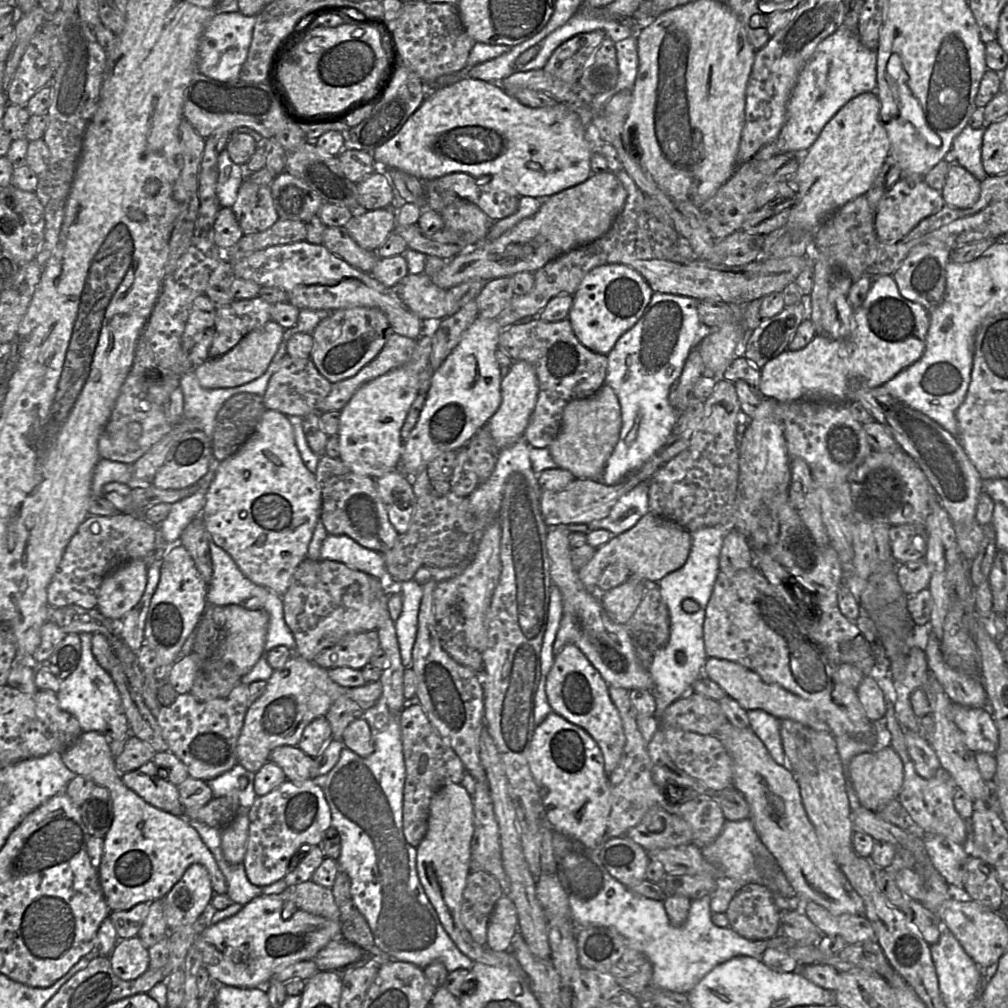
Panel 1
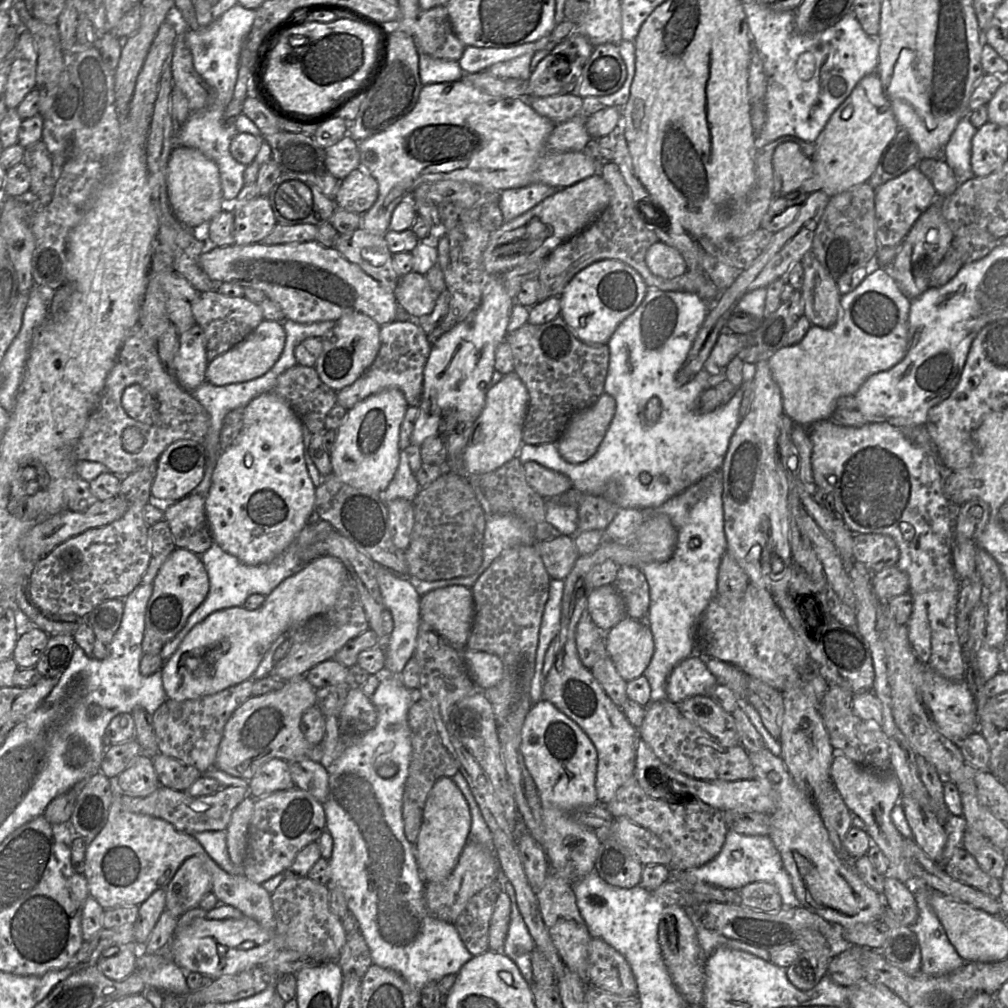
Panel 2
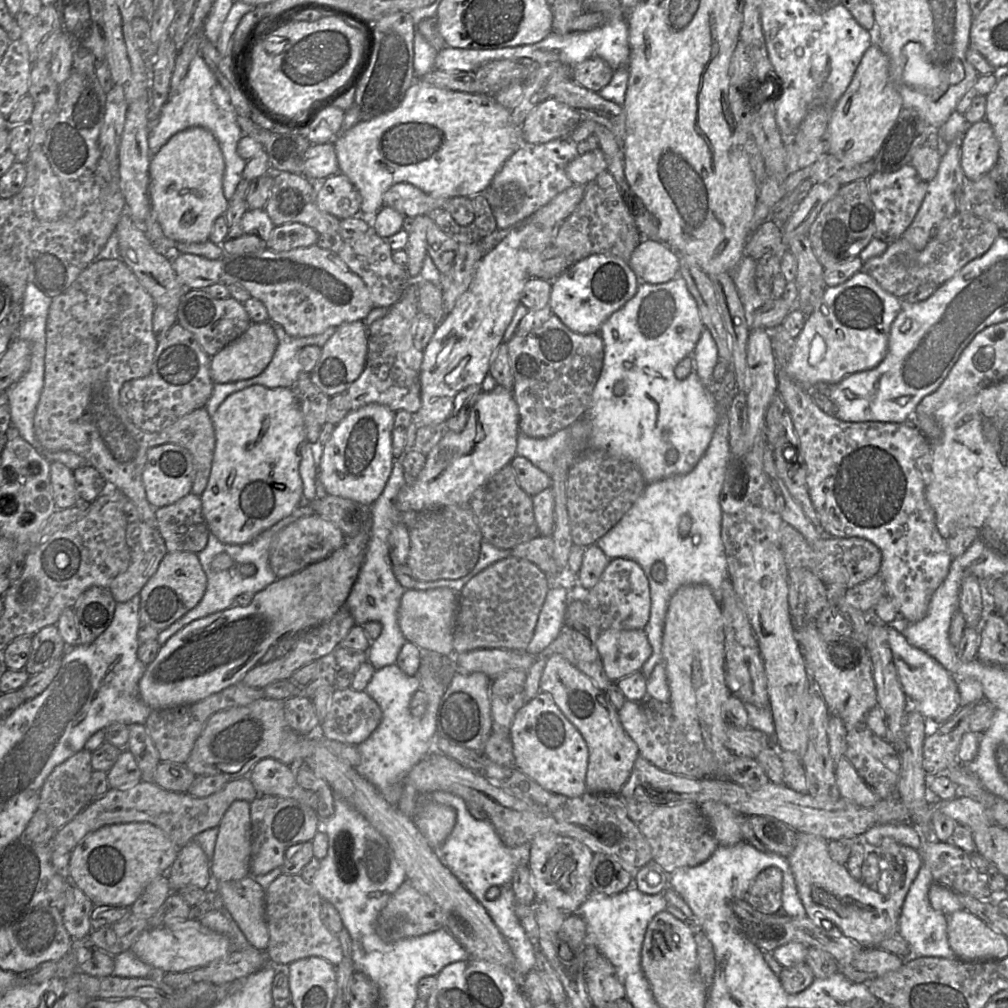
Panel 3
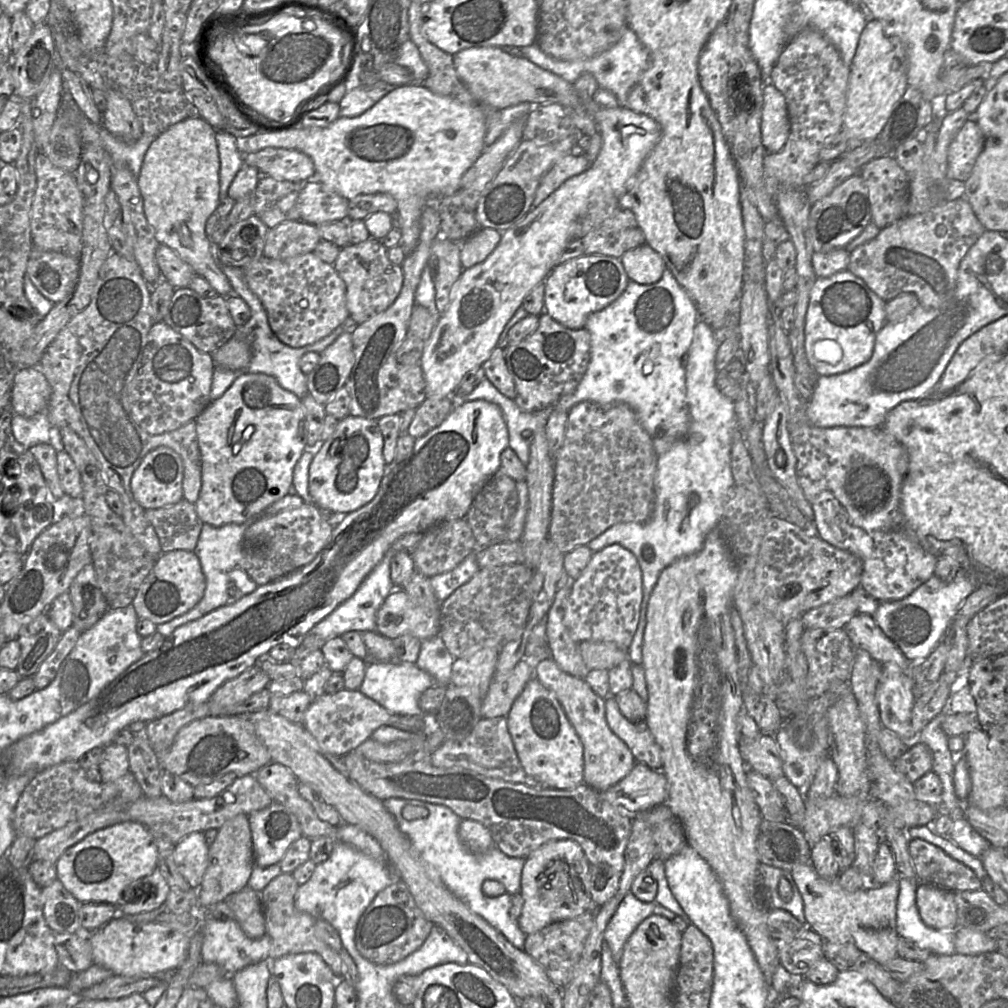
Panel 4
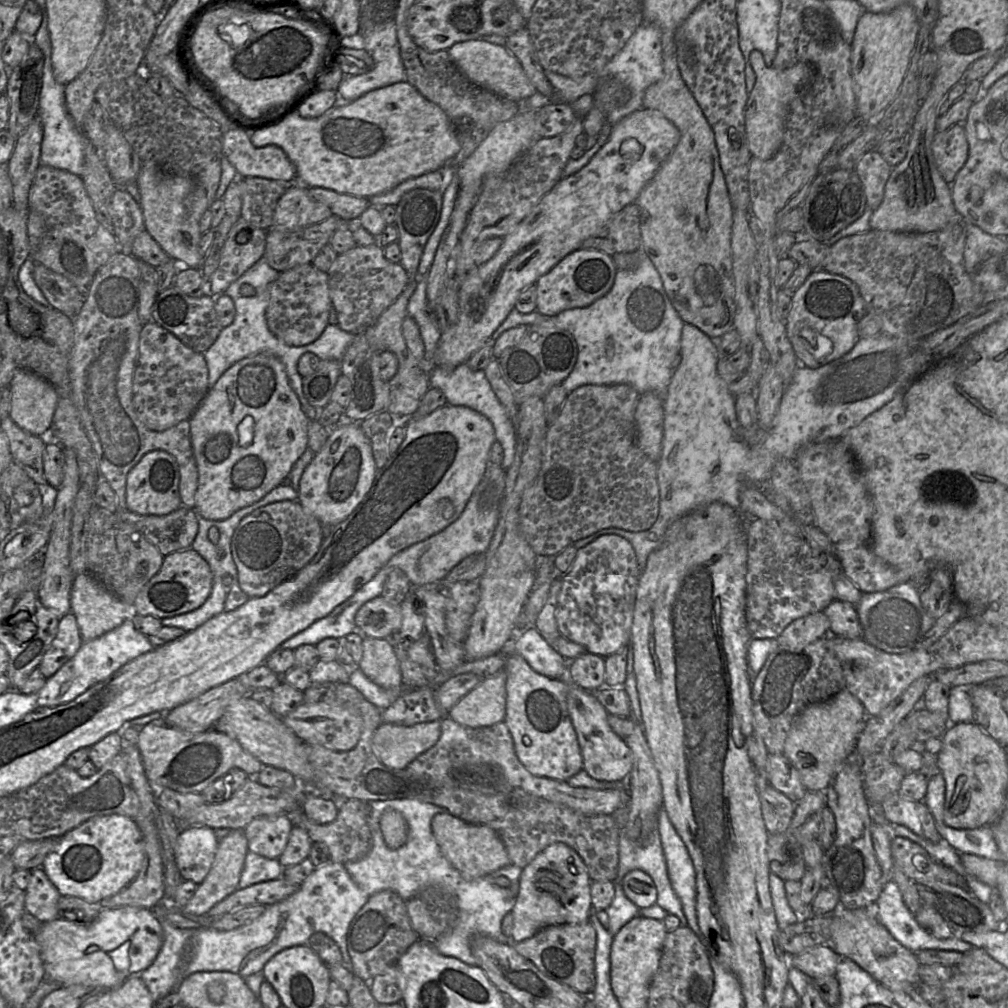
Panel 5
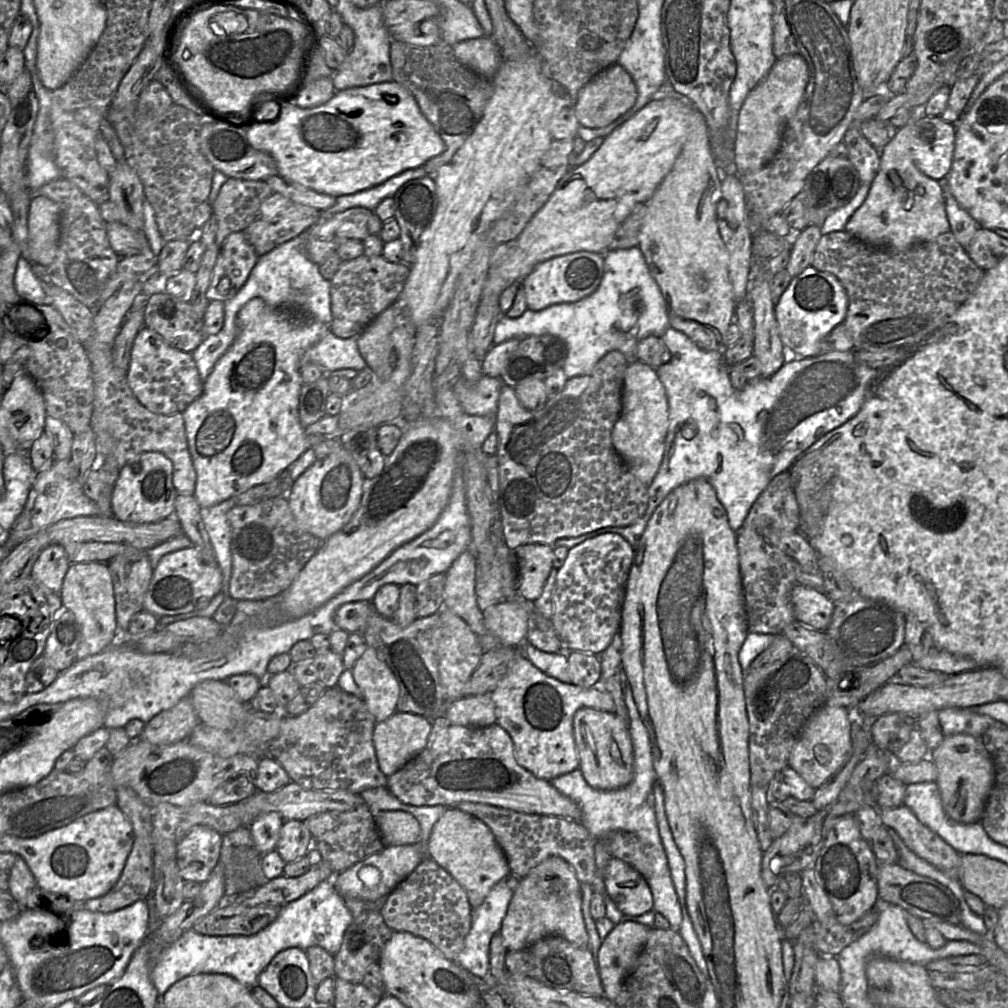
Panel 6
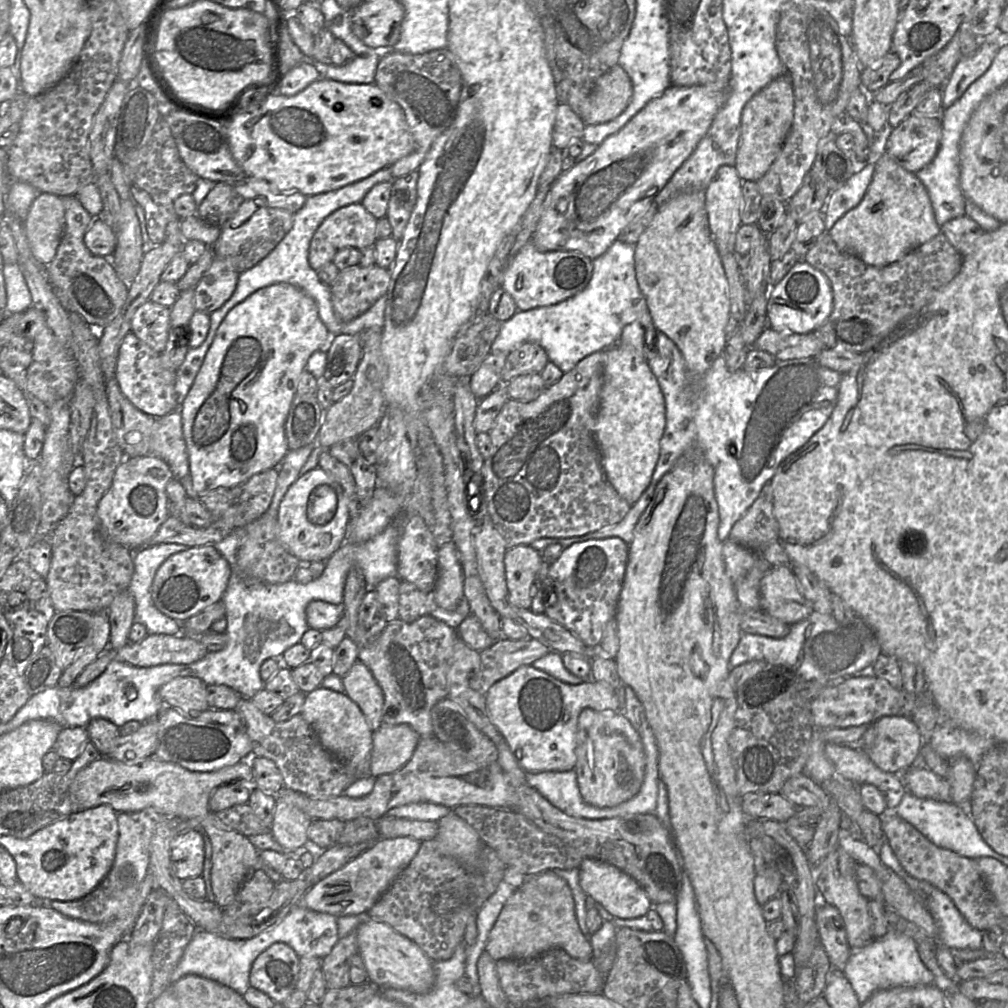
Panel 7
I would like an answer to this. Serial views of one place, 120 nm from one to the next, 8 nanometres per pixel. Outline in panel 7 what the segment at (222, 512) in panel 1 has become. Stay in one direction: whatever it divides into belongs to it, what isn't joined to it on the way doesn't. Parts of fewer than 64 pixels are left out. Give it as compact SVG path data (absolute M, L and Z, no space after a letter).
M287 283L272 284L258 289L242 302L235 305L227 313L217 328L213 342L205 355L192 387L179 407L179 412L182 417L182 431L188 452L189 475L192 480L193 489L198 495L217 488L237 486L255 474L270 468L279 467L289 452L285 434L285 424L292 401L297 392L300 376L305 370L309 357L317 350L326 346L331 336L331 333L319 317L318 308L314 299L301 289Z

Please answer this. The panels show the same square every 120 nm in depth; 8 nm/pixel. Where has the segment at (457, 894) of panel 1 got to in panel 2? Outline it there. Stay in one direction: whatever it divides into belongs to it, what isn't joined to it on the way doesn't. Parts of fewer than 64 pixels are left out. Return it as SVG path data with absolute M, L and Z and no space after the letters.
M452 778L439 779L427 797L421 829L414 844L416 860L425 882L439 882L446 879L469 841L471 813L469 805Z

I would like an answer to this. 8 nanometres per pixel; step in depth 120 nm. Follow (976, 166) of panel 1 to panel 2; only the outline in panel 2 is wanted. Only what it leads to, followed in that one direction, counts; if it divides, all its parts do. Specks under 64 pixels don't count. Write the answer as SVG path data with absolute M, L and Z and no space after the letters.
M964 116L943 147L944 160L954 171L960 183L975 177L971 168L971 141L976 130L968 117Z

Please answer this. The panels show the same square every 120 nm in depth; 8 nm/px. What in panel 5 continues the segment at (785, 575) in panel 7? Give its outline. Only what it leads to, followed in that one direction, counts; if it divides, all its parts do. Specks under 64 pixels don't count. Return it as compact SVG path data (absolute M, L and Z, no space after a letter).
M838 599L833 600L824 614L830 621L830 633L847 639L862 639L862 631L855 606Z

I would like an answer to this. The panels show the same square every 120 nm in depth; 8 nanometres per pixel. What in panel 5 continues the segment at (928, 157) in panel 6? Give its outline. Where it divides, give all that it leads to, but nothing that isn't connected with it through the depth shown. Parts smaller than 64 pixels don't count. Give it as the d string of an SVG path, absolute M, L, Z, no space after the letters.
M955 124L944 131L936 131L932 153L938 171L947 183L952 183L968 158L969 146L965 128Z

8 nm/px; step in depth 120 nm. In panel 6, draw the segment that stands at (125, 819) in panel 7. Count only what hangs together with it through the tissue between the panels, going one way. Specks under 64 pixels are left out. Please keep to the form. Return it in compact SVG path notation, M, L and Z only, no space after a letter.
M134 840L121 876L103 896L86 900L79 905L92 912L110 913L121 910L150 896L154 884L152 847Z

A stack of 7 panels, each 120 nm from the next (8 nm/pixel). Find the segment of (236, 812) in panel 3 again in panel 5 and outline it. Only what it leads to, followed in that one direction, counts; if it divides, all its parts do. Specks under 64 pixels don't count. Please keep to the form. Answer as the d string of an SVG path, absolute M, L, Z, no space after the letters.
M232 829L226 837L219 841L214 860L207 876L197 885L193 896L182 908L183 911L197 916L205 915L214 905L233 893L238 888L248 851L248 842L244 829Z

